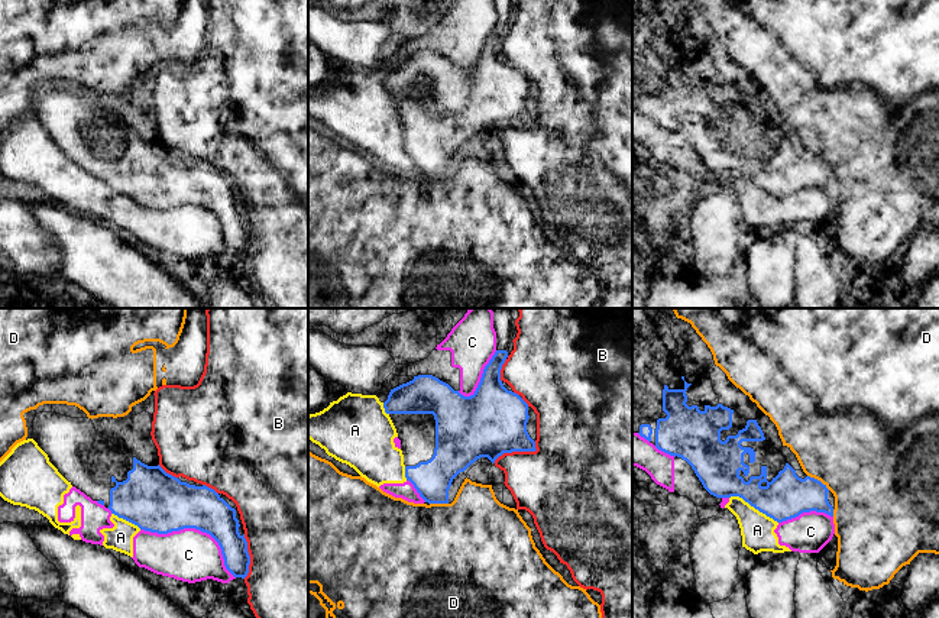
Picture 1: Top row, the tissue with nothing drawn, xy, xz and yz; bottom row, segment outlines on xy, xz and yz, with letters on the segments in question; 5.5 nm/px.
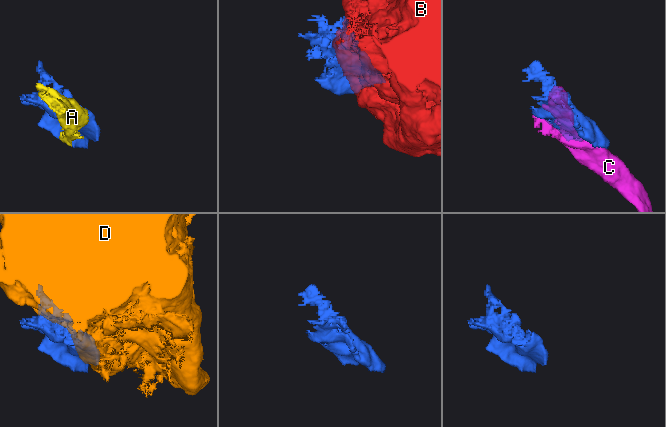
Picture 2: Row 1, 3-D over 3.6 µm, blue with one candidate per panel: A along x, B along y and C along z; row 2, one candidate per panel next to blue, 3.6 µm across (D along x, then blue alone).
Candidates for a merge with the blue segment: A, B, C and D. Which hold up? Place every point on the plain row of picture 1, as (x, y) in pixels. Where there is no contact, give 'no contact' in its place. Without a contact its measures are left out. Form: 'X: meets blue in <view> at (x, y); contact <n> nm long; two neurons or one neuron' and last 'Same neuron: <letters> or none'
A: meets blue in yz at (754, 183); contact 300 nm long; two neurons
B: meets blue in xz at (518, 126); contact 260 nm long; two neurons
C: meets blue in xy at (197, 204); contact 600 nm long; two neurons
D: meets blue in yz at (819, 157); contact 150 nm long; two neurons
Same neuron: none

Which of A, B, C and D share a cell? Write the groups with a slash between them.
A C / B / D

